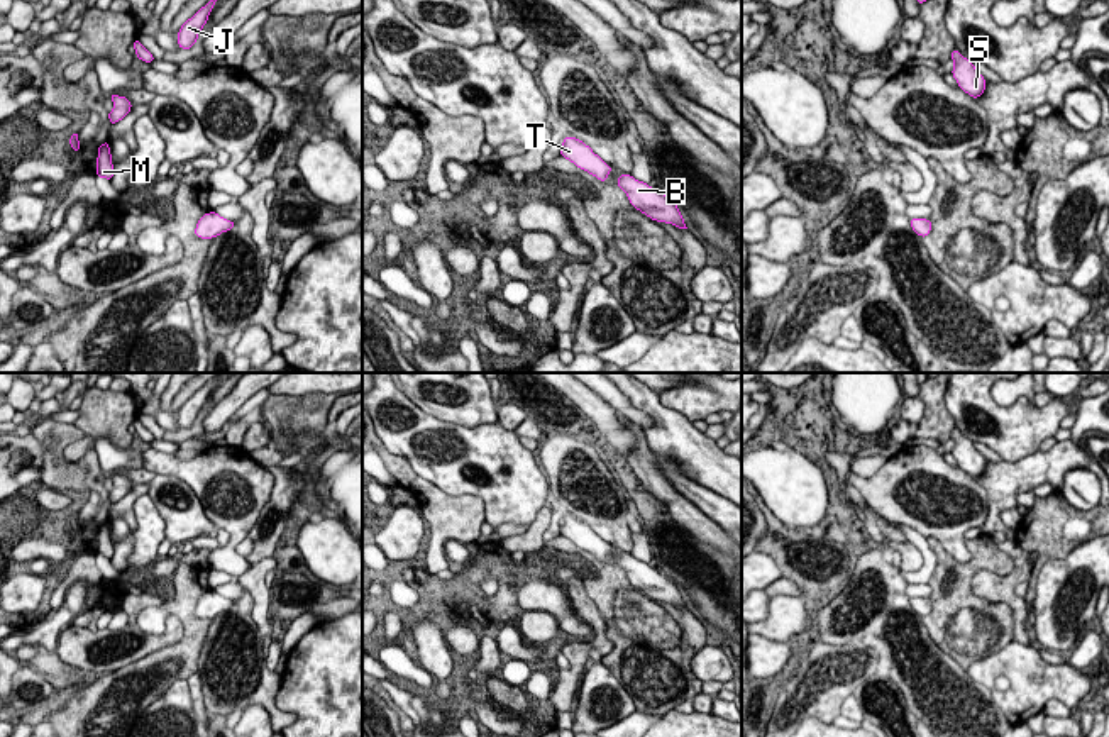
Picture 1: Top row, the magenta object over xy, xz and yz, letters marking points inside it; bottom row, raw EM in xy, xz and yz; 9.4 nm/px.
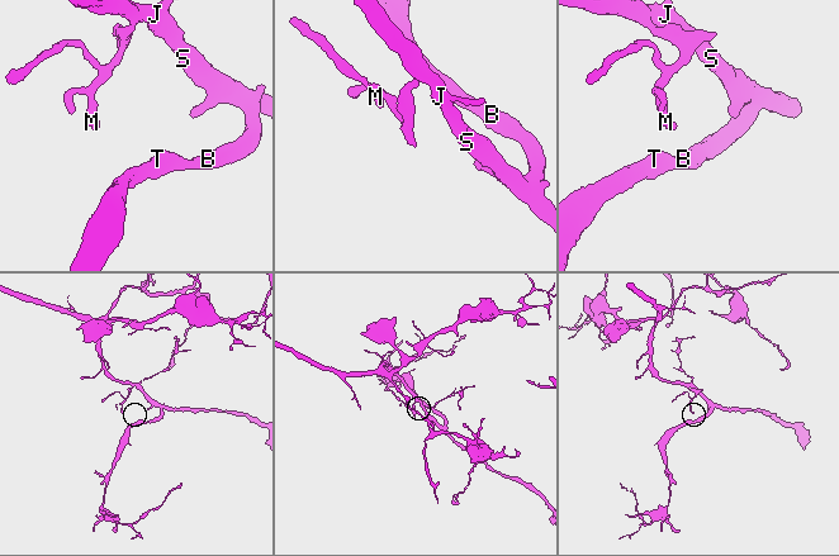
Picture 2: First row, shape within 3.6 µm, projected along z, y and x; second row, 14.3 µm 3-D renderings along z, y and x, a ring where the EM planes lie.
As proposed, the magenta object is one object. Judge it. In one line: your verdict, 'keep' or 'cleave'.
keep

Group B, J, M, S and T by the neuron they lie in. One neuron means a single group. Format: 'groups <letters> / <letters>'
groups B J M S T

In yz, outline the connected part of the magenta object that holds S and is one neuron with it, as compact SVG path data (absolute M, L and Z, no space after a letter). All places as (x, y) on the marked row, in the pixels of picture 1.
M953 49L950 59L955 63L952 75L958 83L958 88L968 93L972 98L979 98L985 90L985 78L975 69L974 63Z

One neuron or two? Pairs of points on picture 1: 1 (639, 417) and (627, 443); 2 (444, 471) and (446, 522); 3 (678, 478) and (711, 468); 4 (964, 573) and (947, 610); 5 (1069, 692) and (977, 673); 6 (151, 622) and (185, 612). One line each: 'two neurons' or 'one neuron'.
1: two neurons
2: two neurons
3: two neurons
4: one neuron
5: one neuron
6: two neurons

